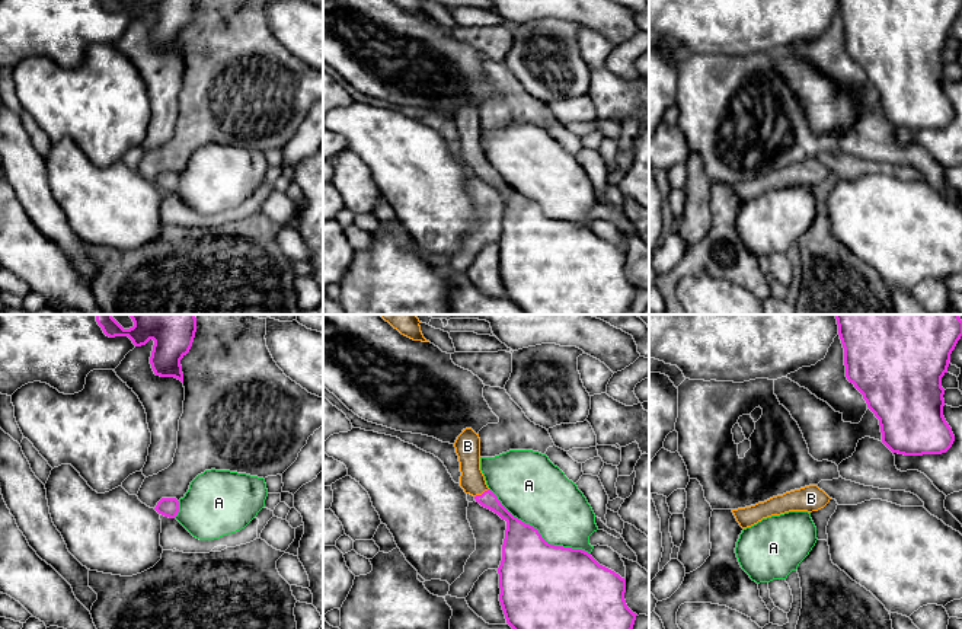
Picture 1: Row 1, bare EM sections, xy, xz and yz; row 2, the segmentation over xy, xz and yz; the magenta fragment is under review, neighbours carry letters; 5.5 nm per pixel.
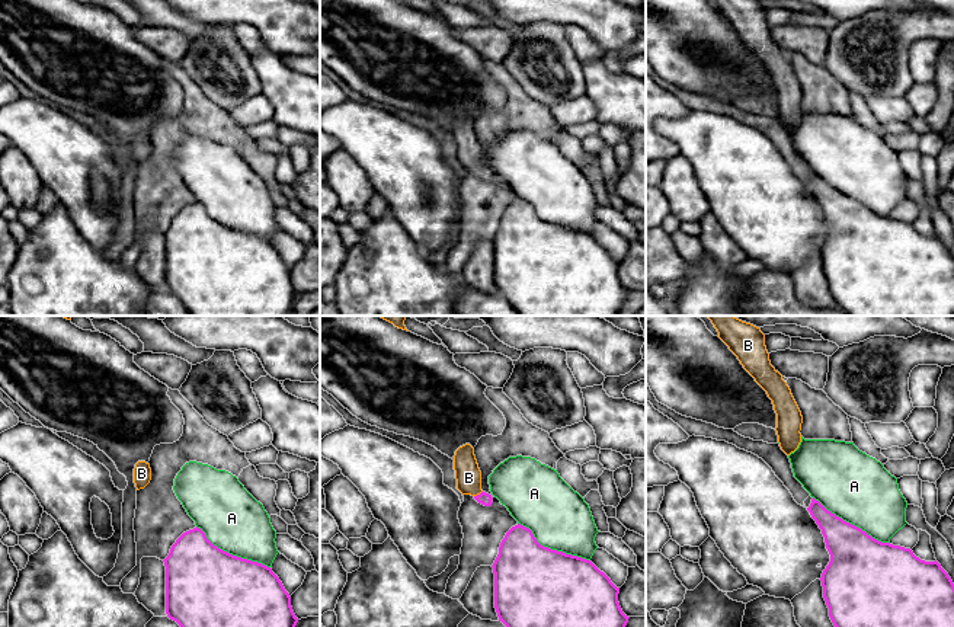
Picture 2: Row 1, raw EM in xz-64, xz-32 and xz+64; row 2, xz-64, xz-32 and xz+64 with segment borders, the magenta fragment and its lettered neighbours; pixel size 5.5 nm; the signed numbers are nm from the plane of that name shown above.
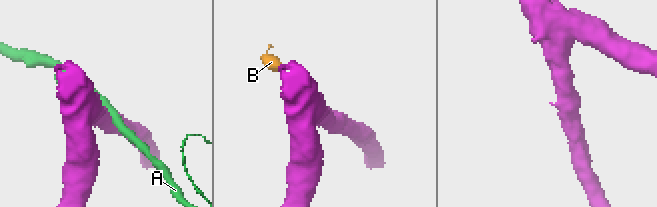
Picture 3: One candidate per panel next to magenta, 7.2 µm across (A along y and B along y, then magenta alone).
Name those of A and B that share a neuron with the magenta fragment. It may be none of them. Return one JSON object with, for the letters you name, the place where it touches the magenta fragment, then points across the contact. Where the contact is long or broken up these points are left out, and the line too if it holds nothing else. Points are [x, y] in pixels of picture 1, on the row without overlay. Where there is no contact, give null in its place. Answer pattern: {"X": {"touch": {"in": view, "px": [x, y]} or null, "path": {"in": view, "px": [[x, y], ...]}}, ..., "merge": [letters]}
{"B": {"touch": {"in": "xz", "px": [482, 168]}, "path": {"in": "xz", "px": [[488, 173], [482, 168], [472, 153]]}}, "merge": ["B"]}

